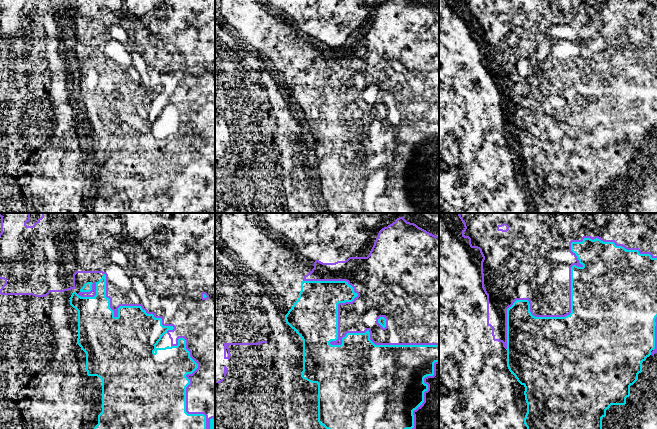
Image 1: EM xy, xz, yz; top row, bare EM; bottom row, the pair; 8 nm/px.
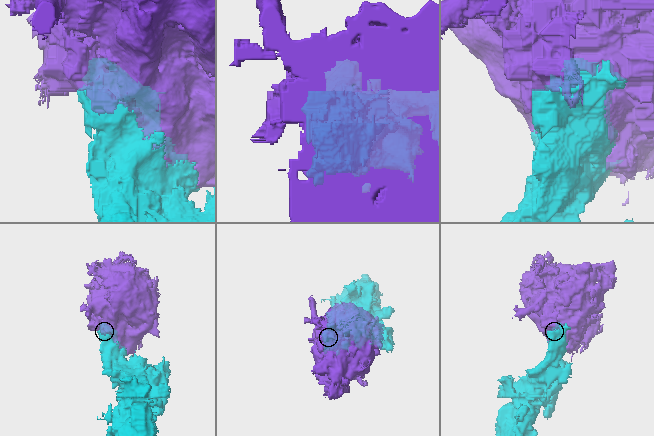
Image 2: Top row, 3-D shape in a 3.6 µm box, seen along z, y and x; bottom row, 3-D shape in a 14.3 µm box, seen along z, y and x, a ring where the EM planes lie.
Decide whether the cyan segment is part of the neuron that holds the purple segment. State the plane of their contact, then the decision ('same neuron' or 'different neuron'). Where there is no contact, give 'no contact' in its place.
contact in yz; same neuron

